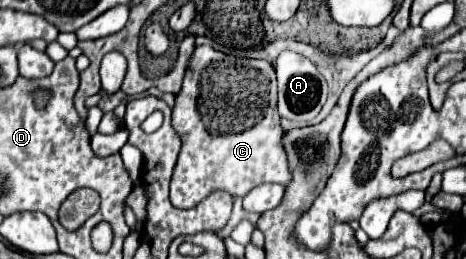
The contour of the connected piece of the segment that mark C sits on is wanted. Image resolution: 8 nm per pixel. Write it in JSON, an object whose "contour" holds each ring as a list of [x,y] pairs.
{"contour":[[[206,45],[206,53],[198,53],[198,59],[190,59],[188,63],[182,91],[176,95],[176,105],[172,109],[172,125],[182,137],[182,151],[170,181],[170,201],[174,207],[190,209],[214,189],[244,197],[256,185],[286,185],[290,179],[286,153],[280,145],[282,127],[276,111],[276,73],[268,61],[238,59]]]}

